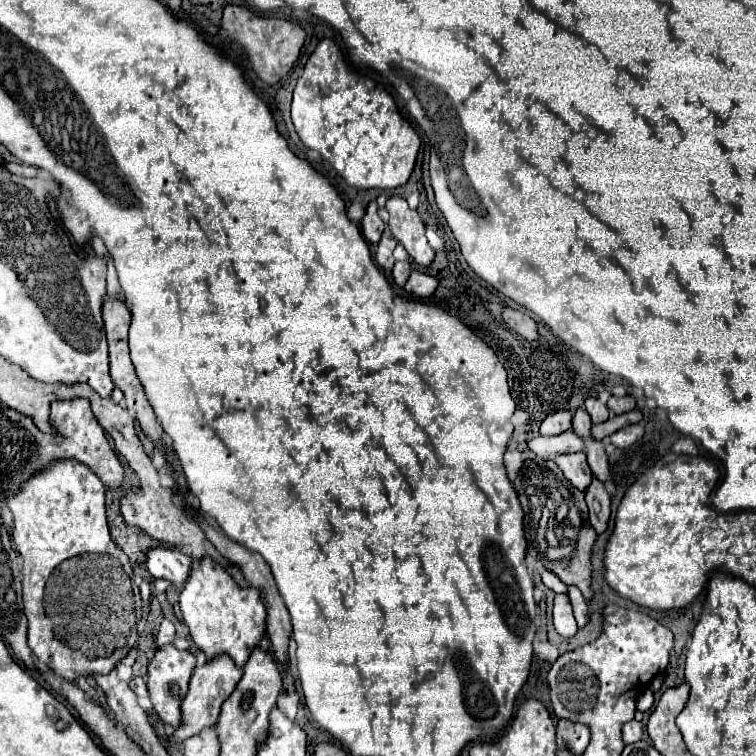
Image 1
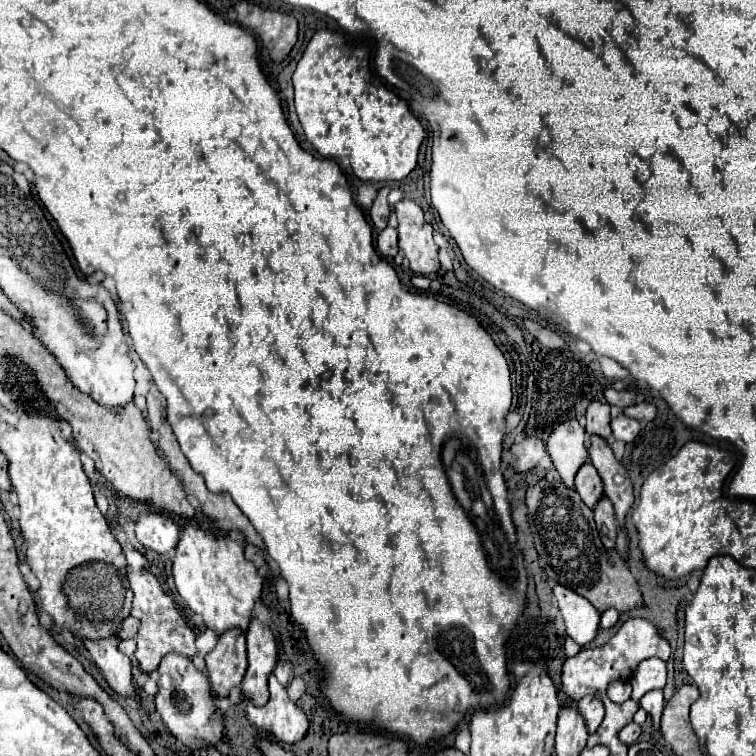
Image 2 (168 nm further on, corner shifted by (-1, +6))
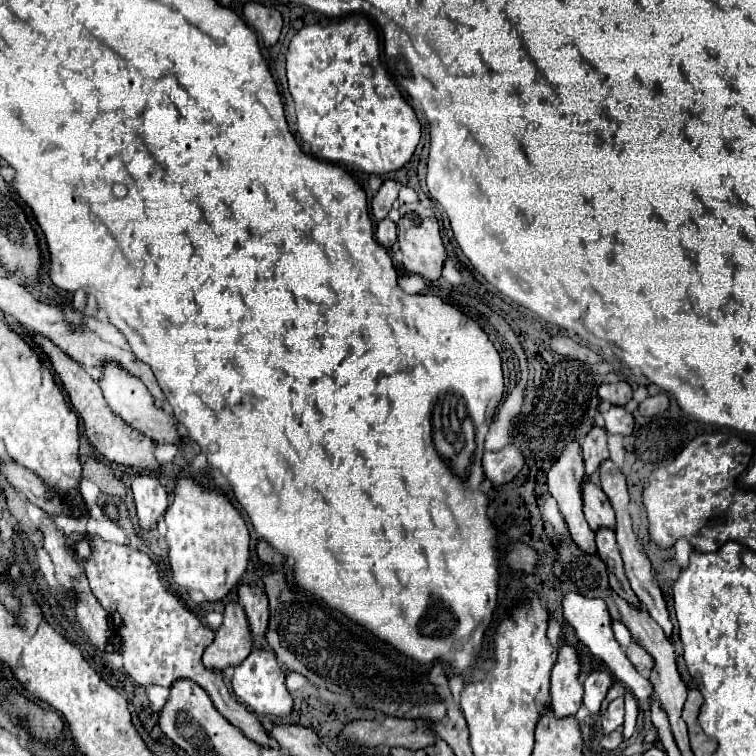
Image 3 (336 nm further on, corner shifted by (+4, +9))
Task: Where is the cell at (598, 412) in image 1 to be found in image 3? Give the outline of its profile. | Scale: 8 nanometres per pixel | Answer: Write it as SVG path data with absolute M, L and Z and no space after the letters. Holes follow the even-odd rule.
M593 424L593 428L581 440L581 448L583 448L583 460L585 460L587 476L593 476L597 472L601 460L609 458L605 428L599 424Z

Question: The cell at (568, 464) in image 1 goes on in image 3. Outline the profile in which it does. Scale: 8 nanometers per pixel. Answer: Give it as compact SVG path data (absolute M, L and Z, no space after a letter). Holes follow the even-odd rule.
M585 476L585 480L583 480L581 498L583 498L583 514L585 514L585 520L589 522L591 530L597 530L599 526L613 528L615 512L609 504L609 498L601 490L601 486L589 476Z

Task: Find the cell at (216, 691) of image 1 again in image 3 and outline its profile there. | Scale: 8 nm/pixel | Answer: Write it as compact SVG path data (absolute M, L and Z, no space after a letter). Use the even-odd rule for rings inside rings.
M229 602L223 612L223 624L215 632L215 640L203 654L205 668L223 672L229 666L241 664L253 648L247 620L239 602Z

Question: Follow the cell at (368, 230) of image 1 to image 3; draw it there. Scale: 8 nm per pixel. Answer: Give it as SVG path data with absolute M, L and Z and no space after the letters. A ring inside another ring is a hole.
M385 180L383 186L379 188L379 192L375 194L375 198L371 200L371 212L373 212L373 220L383 220L387 218L393 202L397 200L397 192L399 192L401 184L395 180Z

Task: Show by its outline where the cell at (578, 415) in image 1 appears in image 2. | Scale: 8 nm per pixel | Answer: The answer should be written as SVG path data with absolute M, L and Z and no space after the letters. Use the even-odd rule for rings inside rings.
M598 435L590 437L588 455L590 455L590 461L596 467L598 475L604 481L604 493L606 493L606 497L614 503L618 525L620 525L622 533L626 533L626 515L628 515L628 511L634 505L632 483L630 483L628 471L614 457L608 441L598 439Z

